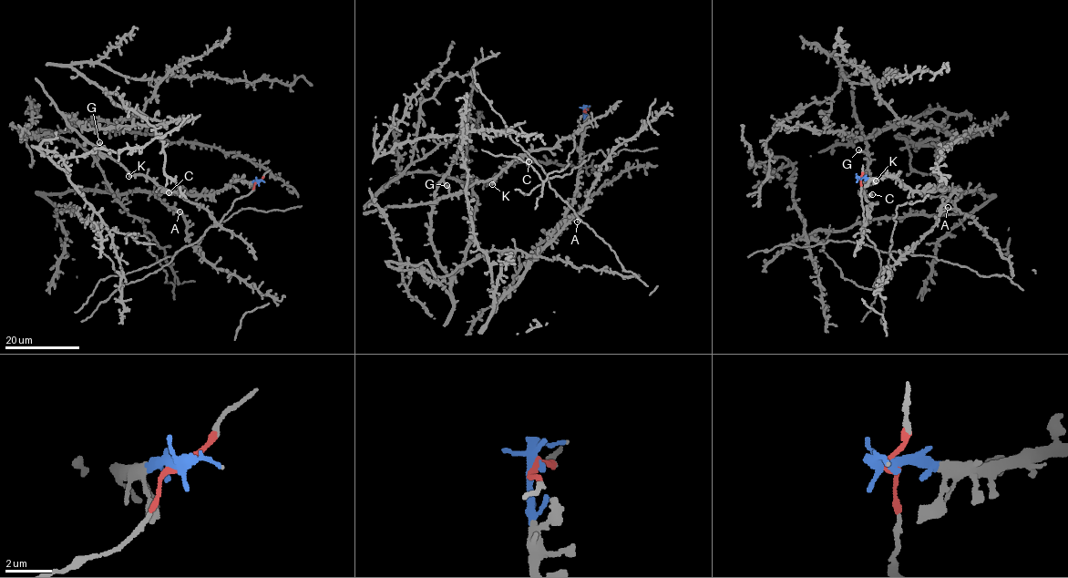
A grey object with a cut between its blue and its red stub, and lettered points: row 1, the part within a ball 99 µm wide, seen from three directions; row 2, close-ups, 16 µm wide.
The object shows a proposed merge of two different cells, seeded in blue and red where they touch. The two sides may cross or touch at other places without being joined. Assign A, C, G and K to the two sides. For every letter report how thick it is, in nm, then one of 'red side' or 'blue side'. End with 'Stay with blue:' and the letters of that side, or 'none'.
A: calibre 120 nm; blue side
C: calibre 460 nm; red side
G: calibre 400 nm; red side
K: calibre 280 nm; red side
Stay with blue: A

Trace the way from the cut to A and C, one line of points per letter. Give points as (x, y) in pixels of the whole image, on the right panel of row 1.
A: (859, 179), (897, 178), (912, 190), (947, 189), (952, 191), (941, 208), (948, 207)
C: (859, 179), (864, 221), (870, 202), (865, 201), (863, 194), (872, 194)

